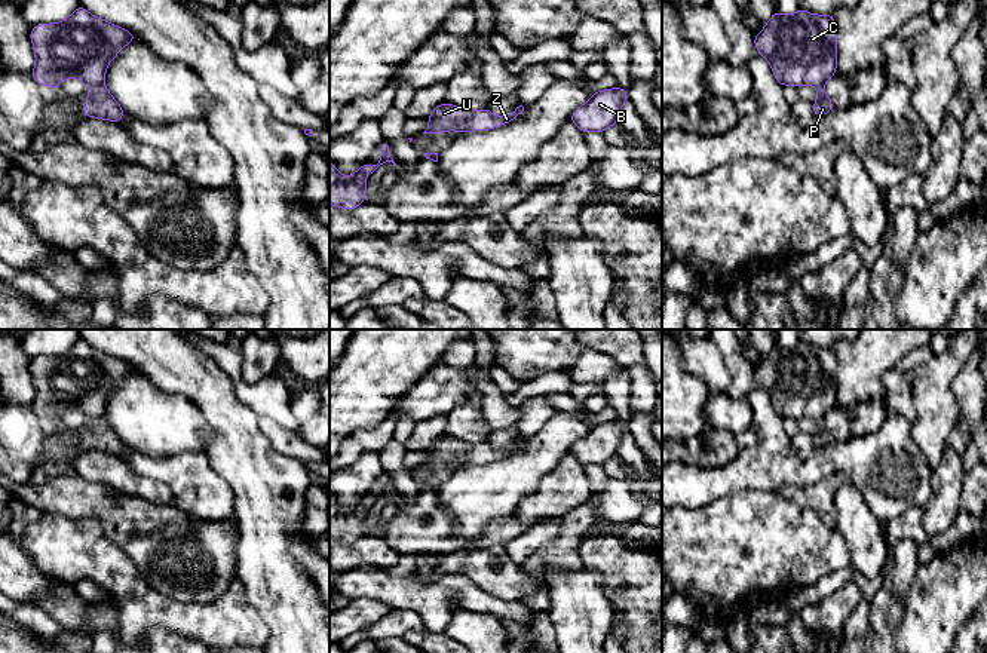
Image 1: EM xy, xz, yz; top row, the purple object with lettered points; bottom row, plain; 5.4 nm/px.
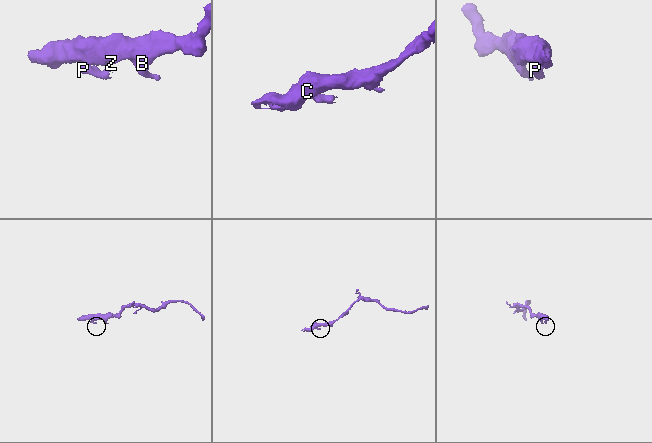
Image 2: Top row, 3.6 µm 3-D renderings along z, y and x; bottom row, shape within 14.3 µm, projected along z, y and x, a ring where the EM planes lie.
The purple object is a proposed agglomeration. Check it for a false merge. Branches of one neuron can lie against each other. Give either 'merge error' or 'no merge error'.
merge error

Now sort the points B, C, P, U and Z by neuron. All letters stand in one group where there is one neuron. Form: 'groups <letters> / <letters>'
groups B C U Z / P

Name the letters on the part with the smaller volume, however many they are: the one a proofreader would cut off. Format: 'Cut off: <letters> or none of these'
Cut off: P

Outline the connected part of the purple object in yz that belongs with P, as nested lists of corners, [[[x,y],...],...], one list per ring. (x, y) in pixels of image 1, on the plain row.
[[[818,419],[818,432],[813,435],[815,450],[821,450],[834,442],[831,432],[827,429],[824,419]]]

